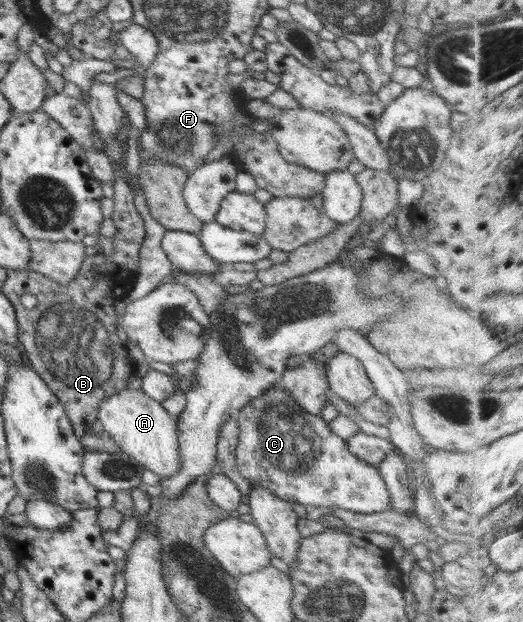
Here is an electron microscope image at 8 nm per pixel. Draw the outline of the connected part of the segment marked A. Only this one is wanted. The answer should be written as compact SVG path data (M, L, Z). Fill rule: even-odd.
M126 388L115 395L104 397L98 407L97 421L119 449L140 463L144 469L153 471L160 478L178 474L181 458L178 454L176 418L141 390Z

